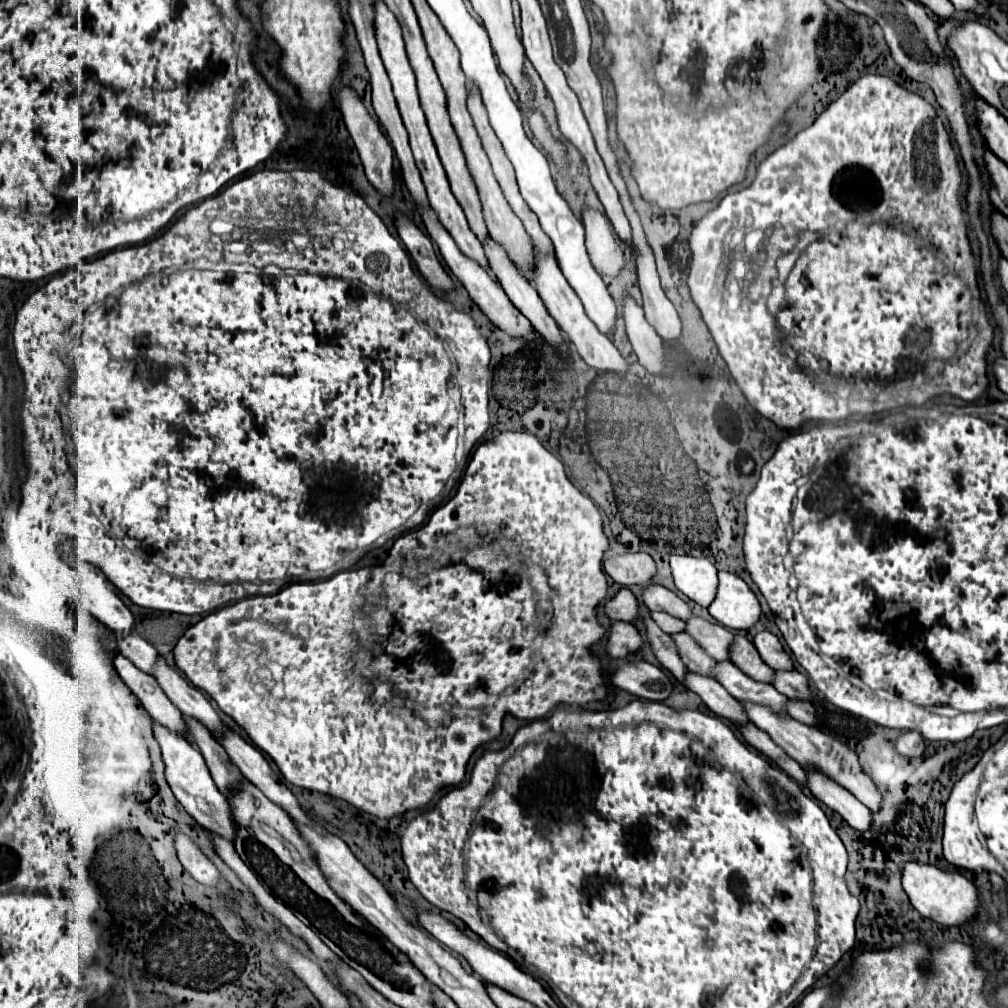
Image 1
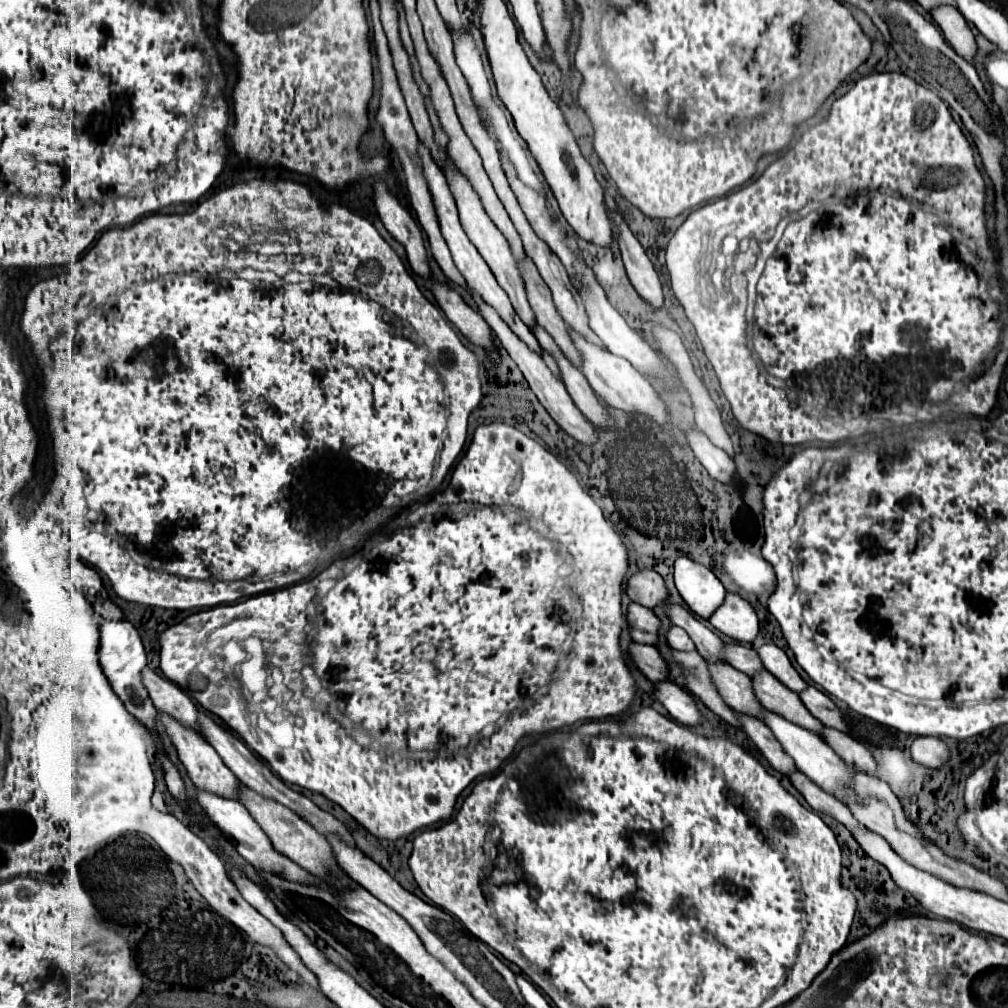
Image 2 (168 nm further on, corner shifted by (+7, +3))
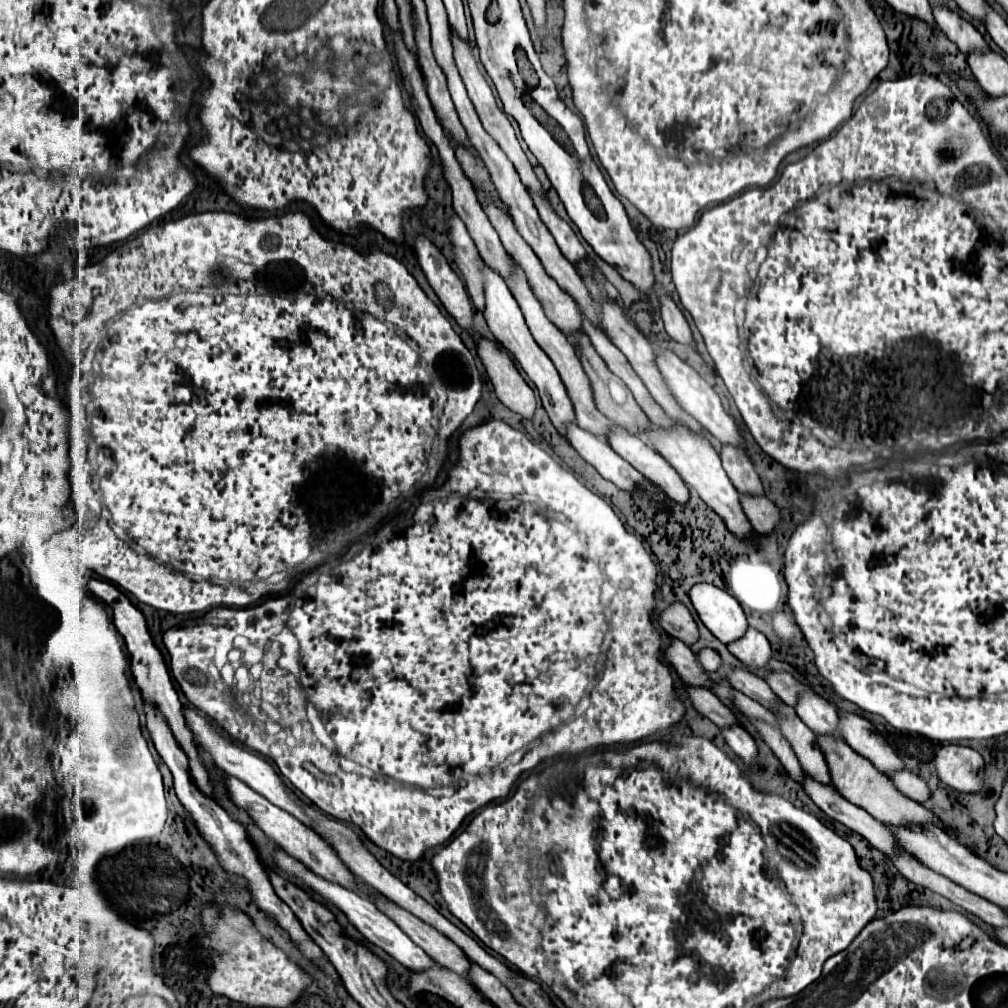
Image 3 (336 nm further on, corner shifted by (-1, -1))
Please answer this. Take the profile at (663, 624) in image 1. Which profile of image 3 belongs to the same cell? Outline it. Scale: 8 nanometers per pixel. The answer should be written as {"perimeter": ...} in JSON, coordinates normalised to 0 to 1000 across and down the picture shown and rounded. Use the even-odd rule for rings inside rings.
{"perimeter":[[[698,642],[690,652],[692,652],[694,660],[696,660],[700,666],[710,666],[710,664],[716,660],[714,650],[712,650],[708,644],[702,644],[702,642]]]}

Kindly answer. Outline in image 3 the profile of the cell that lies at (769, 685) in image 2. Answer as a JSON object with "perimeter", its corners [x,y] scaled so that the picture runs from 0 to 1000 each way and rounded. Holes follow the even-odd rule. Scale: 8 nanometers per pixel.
{"perimeter":[[[810,727],[810,735],[823,761],[825,777],[841,795],[853,799],[855,803],[859,803],[863,809],[871,811],[873,814],[883,814],[889,818],[901,818],[907,814],[911,814],[911,816],[927,814],[929,818],[935,820],[935,816],[927,811],[927,807],[923,807],[913,797],[897,791],[893,785],[889,785],[887,779],[881,775],[881,771],[871,767],[871,763],[867,763],[867,759],[863,759],[863,755],[859,755],[855,749],[851,749],[847,743],[843,743],[843,739],[839,739],[837,733],[827,731],[827,729],[812,729]]]}

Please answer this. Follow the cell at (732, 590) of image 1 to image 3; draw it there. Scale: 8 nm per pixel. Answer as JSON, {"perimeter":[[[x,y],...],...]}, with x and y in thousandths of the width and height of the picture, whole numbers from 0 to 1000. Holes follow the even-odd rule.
{"perimeter":[[[742,622],[738,632],[734,632],[732,636],[726,636],[722,640],[724,648],[730,650],[734,654],[736,660],[740,662],[758,662],[762,658],[762,654],[766,652],[766,644],[762,634],[750,626],[748,622]]]}

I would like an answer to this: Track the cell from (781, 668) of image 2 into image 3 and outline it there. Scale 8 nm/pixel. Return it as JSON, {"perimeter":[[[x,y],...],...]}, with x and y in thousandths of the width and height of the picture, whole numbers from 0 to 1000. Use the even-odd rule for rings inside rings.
{"perimeter":[[[796,678],[796,684],[792,688],[792,697],[790,697],[790,707],[792,711],[808,725],[808,727],[823,727],[833,731],[831,727],[831,709],[829,701],[815,693],[806,682]]]}

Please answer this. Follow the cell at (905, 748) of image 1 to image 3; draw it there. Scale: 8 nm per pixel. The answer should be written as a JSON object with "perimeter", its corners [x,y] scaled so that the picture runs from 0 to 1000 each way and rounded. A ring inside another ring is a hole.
{"perimeter":[[[937,739],[927,751],[931,773],[954,787],[972,787],[976,753],[970,745],[954,739]]]}

